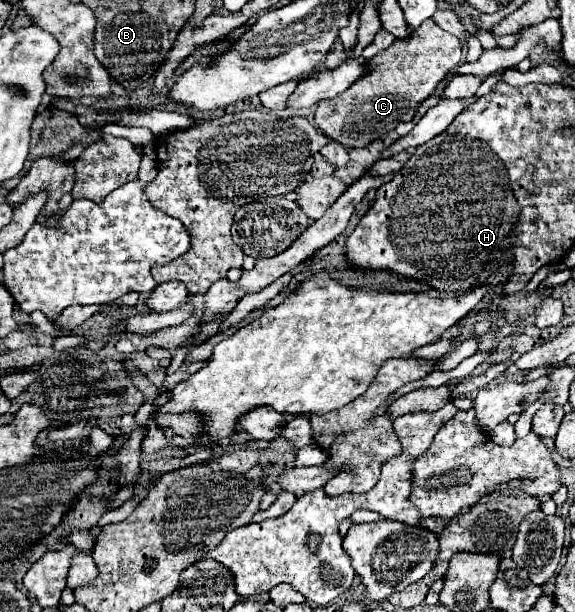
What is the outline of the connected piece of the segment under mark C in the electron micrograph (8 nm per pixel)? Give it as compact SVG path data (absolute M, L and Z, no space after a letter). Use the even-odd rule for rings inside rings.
M426 19L410 37L396 39L392 47L368 61L368 71L346 91L318 103L316 127L344 147L366 147L374 139L396 129L400 121L412 121L418 107L434 93L450 69L460 64L462 45L458 38Z

